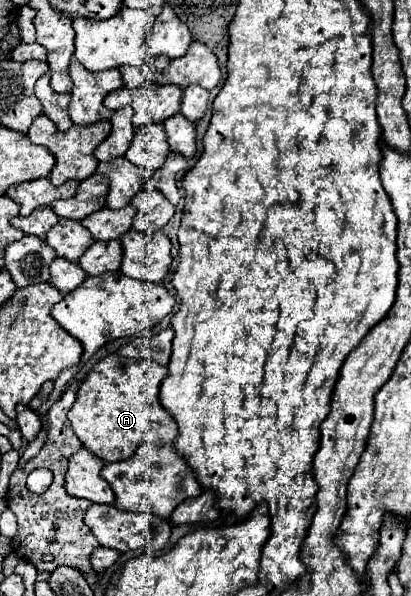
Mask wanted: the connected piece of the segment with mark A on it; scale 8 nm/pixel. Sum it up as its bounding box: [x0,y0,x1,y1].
[67,354,177,462]

